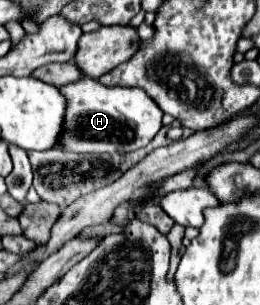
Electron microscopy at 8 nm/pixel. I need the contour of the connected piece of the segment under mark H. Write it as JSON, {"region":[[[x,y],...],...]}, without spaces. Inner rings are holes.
{"region":[[[82,78],[60,88],[66,96],[66,114],[62,124],[62,144],[58,150],[90,154],[126,154],[146,146],[162,128],[162,110],[140,88],[106,88],[98,80]]]}

